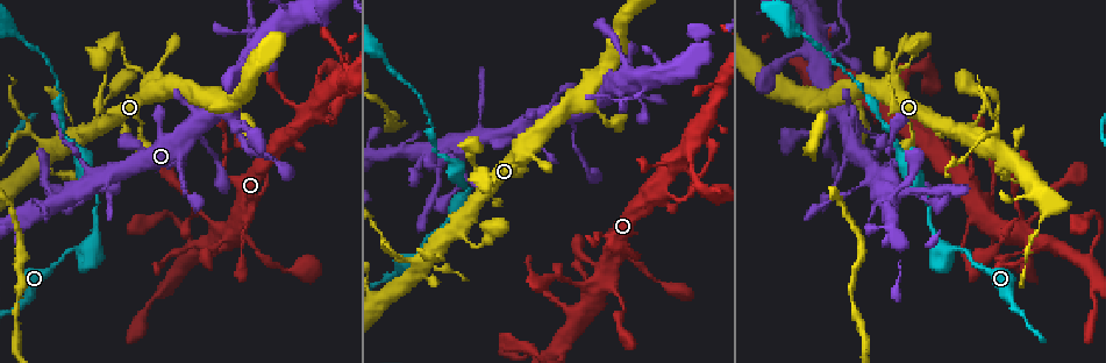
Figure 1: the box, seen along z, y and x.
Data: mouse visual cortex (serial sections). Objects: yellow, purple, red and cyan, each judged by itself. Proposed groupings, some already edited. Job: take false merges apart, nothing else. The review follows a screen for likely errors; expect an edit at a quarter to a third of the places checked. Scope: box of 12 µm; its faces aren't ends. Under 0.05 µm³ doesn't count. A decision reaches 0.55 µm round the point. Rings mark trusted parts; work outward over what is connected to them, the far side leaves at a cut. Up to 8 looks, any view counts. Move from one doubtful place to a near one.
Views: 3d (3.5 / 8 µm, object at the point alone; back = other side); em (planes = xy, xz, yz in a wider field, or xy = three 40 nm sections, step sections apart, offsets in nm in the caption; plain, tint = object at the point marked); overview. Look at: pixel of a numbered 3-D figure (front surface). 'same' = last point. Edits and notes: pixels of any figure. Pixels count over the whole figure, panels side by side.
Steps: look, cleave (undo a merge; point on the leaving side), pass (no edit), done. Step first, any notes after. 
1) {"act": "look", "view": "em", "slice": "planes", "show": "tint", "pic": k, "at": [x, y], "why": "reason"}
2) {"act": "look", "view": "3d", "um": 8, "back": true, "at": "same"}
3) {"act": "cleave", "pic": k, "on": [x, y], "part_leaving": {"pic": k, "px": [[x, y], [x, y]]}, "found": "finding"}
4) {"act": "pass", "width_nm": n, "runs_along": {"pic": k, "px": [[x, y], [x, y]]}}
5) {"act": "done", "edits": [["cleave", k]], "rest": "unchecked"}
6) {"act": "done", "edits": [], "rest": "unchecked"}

{"act": "look", "view": "3d", "um": 3.5, "pic": 1, "at": [472, 183], "why": "a narrow waist"}

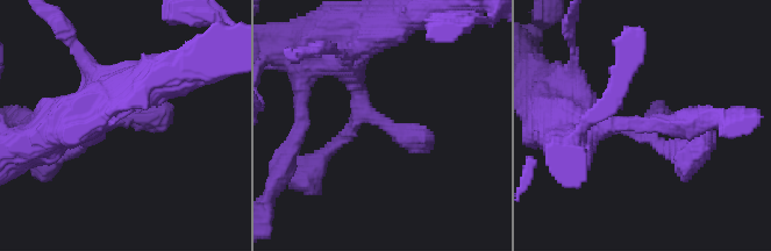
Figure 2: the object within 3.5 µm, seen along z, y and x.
{"act": "look", "view": "em", "slice": "planes", "show": "tint", "pic": 2, "at": [380, 122]}

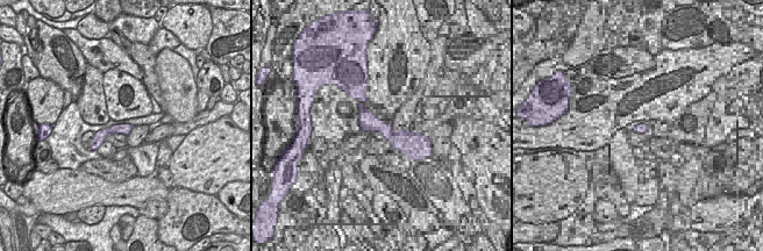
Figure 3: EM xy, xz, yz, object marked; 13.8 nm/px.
{"act": "pass", "runs_along": {"pic": 3, "px": [[128, 127], [107, 130], [93, 146]]}, "found": "one cell here"}

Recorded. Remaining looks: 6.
{"act": "look", "view": "3d", "um": 3.5, "back": true, "pic": 1, "at": [455, 210], "why": "thick turns thin"}

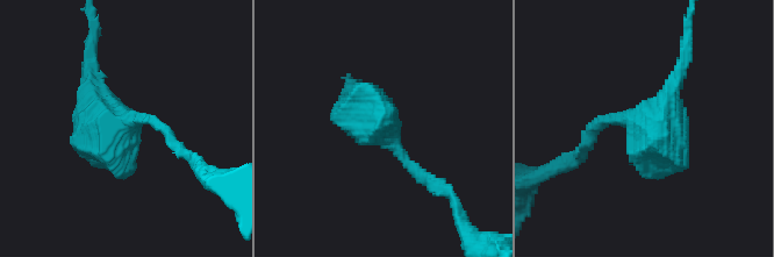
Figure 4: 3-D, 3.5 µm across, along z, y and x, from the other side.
{"act": "look", "view": "em", "slice": "xy", "step": 1, "show": "tint", "pic": 4, "at": [382, 134], "why": "shape alone is not enough"}

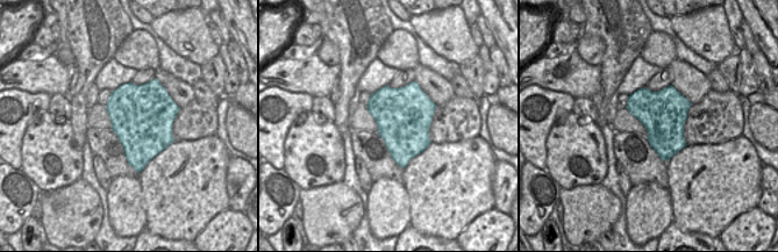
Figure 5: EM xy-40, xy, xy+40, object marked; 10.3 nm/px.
{"act": "pass", "runs_along": {"pic": 4, "px": [[421, 176], [350, 101], [350, 90]]}, "found": "continuous, no second cell"}

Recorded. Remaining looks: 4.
{"act": "look", "view": "3d", "um": 3.5, "pic": 1, "at": [396, 258], "why": "sharp bend"}

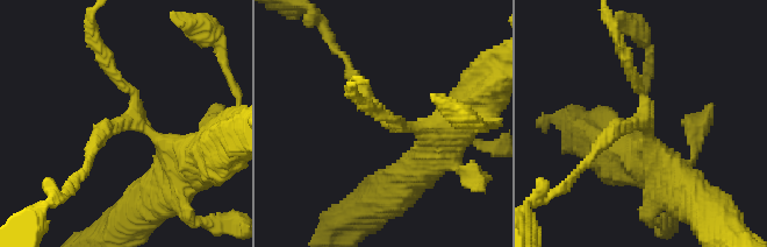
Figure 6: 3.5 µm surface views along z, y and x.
{"act": "look", "view": "em", "slice": "xy", "step": 5, "show": "tint", "pic": 6, "at": [124, 123], "why": "now the EM"}

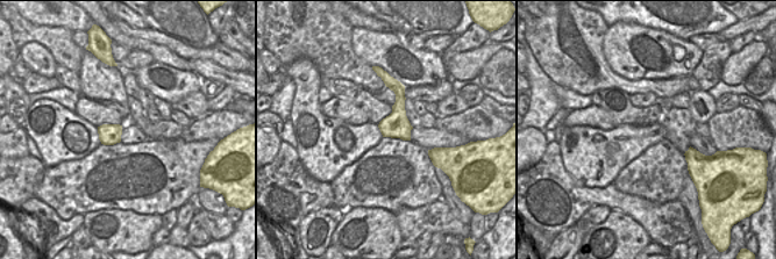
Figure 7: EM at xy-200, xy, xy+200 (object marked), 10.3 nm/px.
{"act": "pass", "width_nm": 260, "runs_along": {"pic": 6, "px": [[456, 128], [391, 122], [348, 68]]}, "found": "continuous, no second cell"}

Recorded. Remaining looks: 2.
{"act": "done", "edits": [], "rest": "unchecked"}

